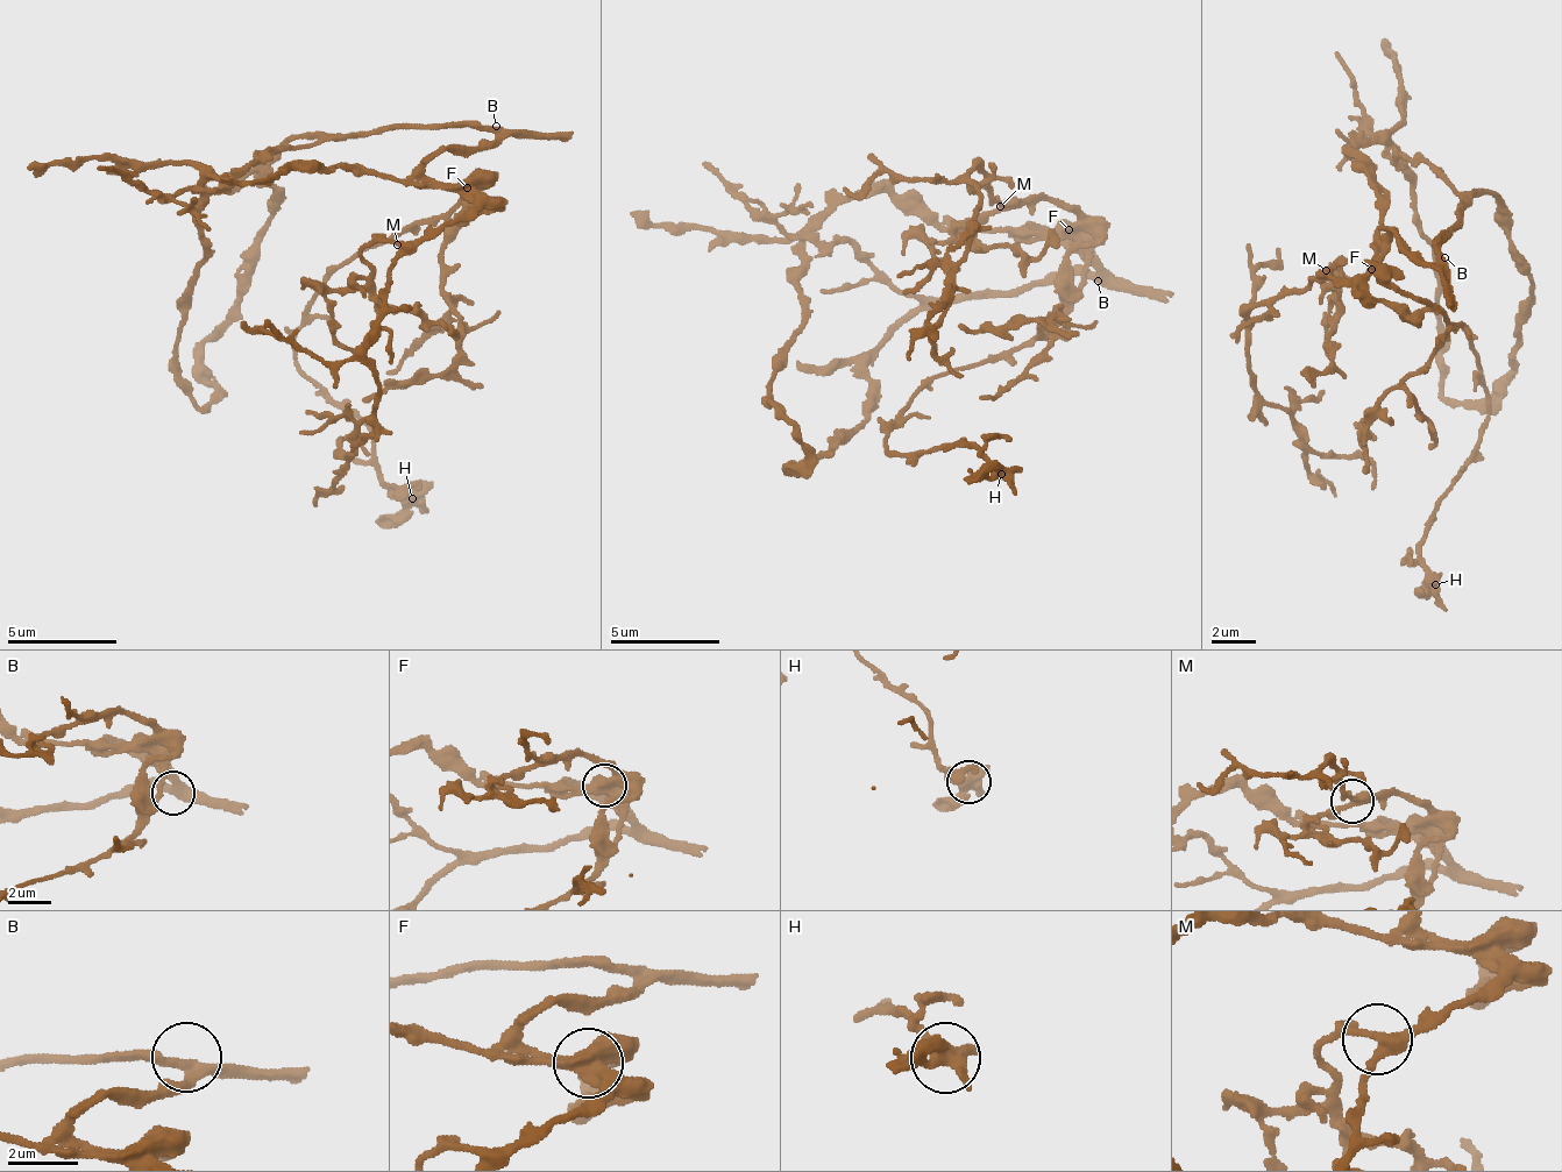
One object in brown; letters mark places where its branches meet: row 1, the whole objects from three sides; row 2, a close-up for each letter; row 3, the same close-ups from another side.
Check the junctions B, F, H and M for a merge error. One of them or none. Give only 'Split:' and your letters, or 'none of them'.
Split: F

